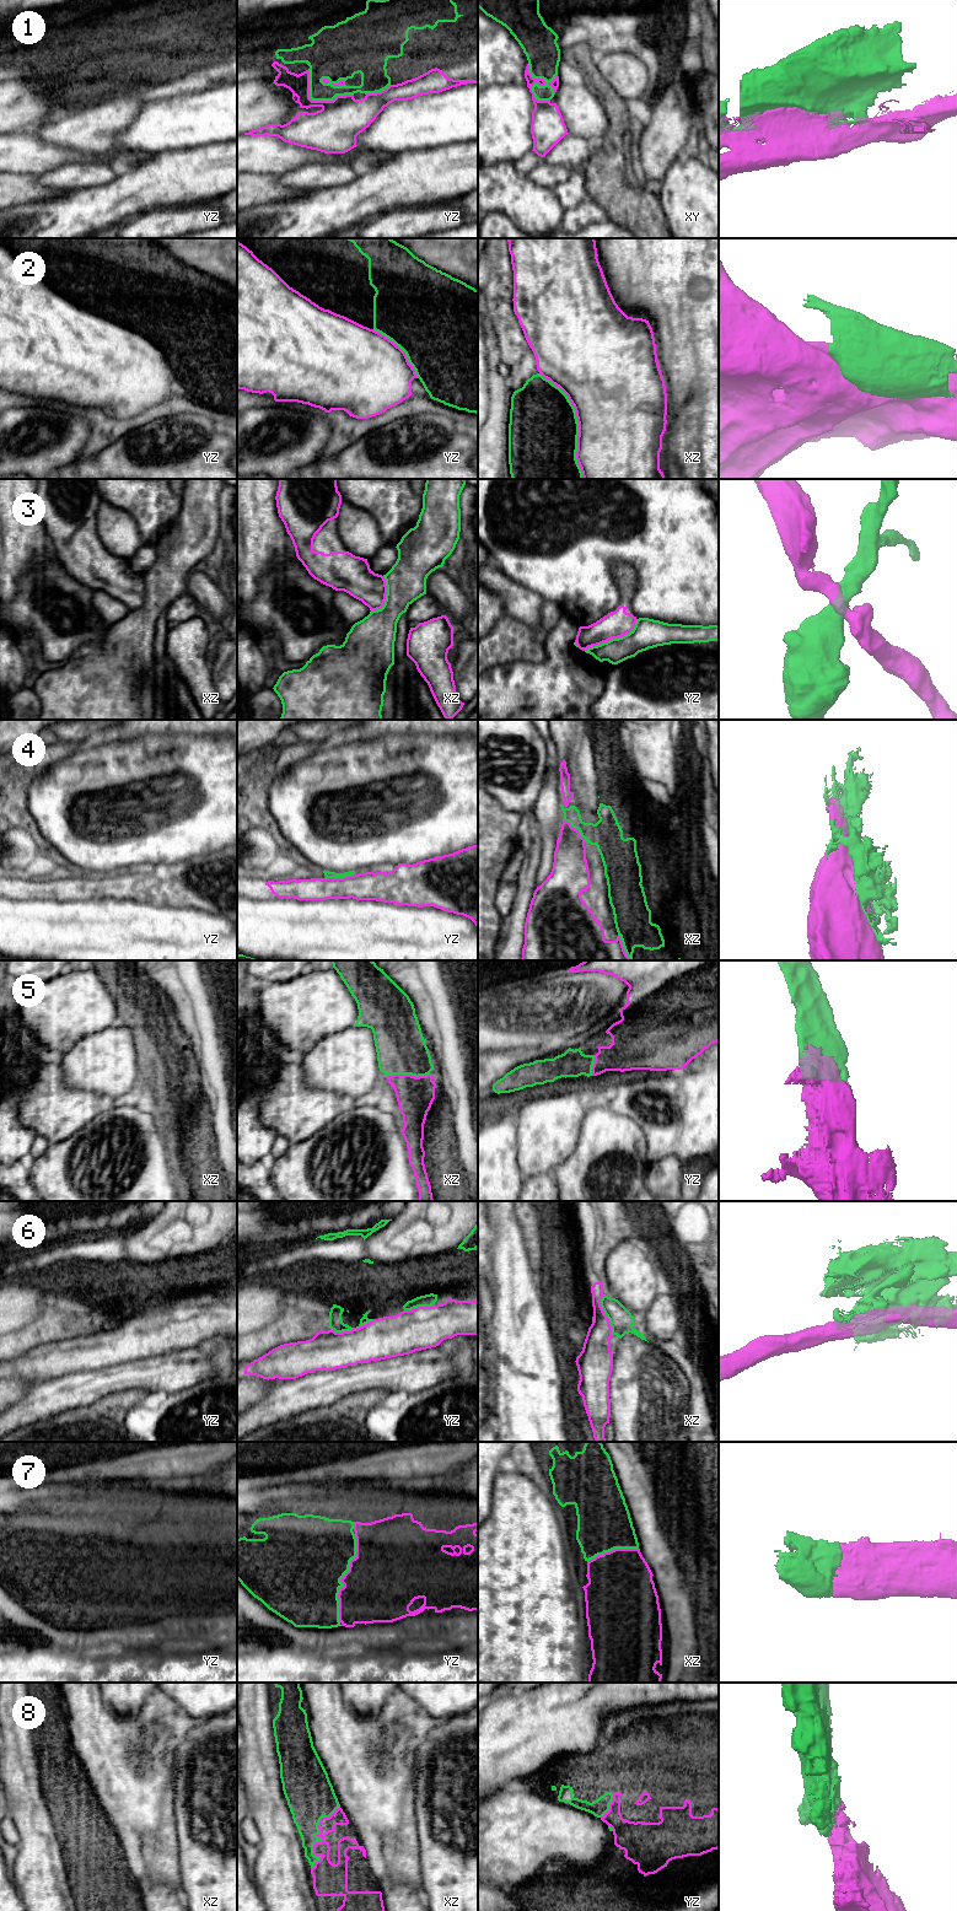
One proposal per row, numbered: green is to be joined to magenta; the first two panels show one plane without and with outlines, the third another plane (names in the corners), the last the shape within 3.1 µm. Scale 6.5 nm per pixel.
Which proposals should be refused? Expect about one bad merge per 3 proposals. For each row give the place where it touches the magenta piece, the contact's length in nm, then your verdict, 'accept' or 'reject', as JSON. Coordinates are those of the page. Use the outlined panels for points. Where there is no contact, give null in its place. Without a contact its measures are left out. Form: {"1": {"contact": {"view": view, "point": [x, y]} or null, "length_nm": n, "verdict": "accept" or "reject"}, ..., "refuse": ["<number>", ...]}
{"1": {"contact": {"view": "xy", "point": [538, 84]}, "length_nm": 280, "verdict": "reject"}, "2": {"contact": {"view": "xz", "point": [578, 421]}, "length_nm": 750, "verdict": "reject"}, "3": {"contact": {"view": "yz", "point": [612, 638]}, "length_nm": 400, "verdict": "reject"}, "4": {"contact": {"view": "yz", "point": [339, 878]}, "length_nm": 190, "verdict": "reject"}, "5": {"contact": {"view": "xz", "point": [409, 1075]}, "length_nm": 280, "verdict": "accept"}, "6": {"contact": {"view": "yz", "point": [353, 1329]}, "length_nm": 300, "verdict": "reject"}, "7": {"contact": {"view": "yz", "point": [342, 1578]}, "length_nm": 600, "verdict": "accept"}, "8": {"contact": {"view": "xz", "point": [320, 1836]}, "length_nm": 440, "verdict": "accept"}, "refuse": ["1", "2", "3", "4", "6"]}

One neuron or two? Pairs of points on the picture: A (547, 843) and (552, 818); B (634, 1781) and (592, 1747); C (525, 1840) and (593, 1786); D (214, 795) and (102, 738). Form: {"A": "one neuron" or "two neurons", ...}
{"A": "one neuron", "B": "two neurons", "C": "two neurons", "D": "two neurons"}

